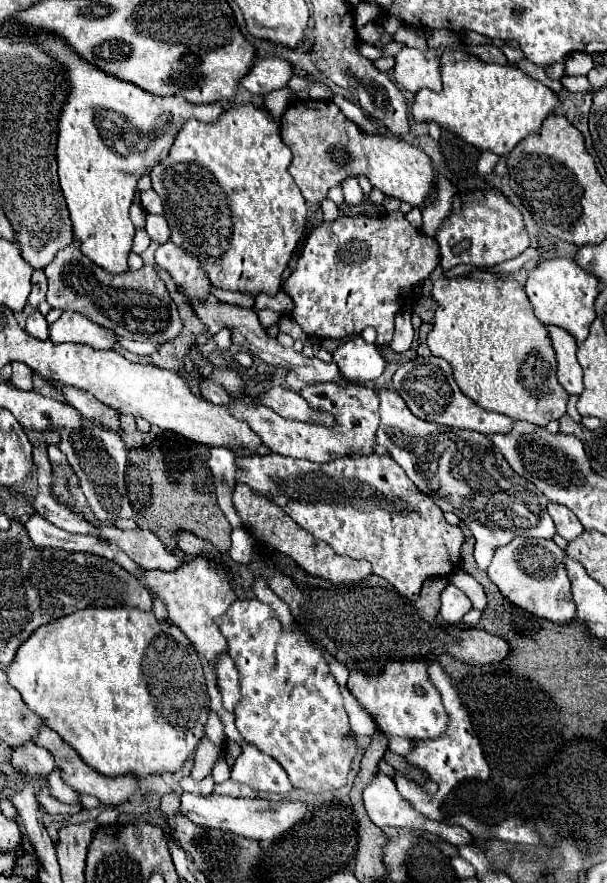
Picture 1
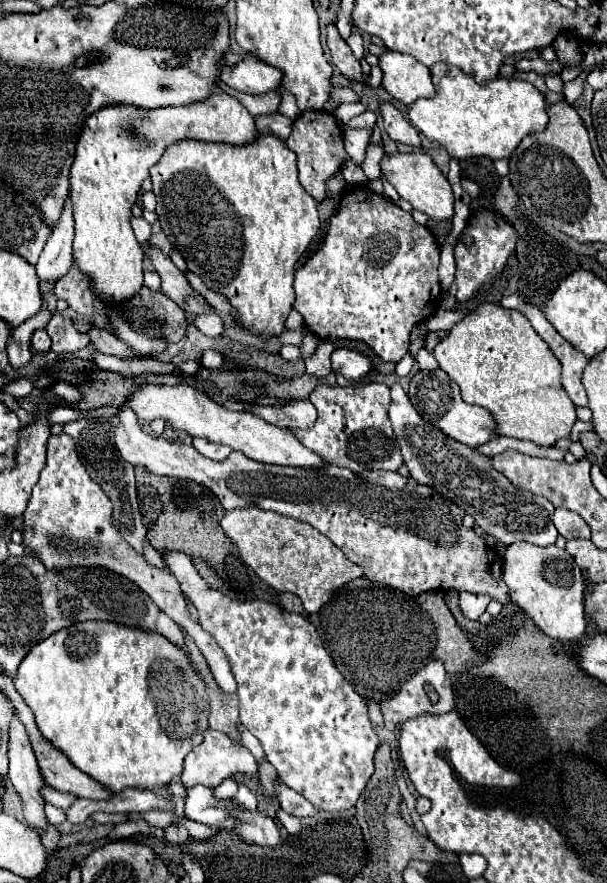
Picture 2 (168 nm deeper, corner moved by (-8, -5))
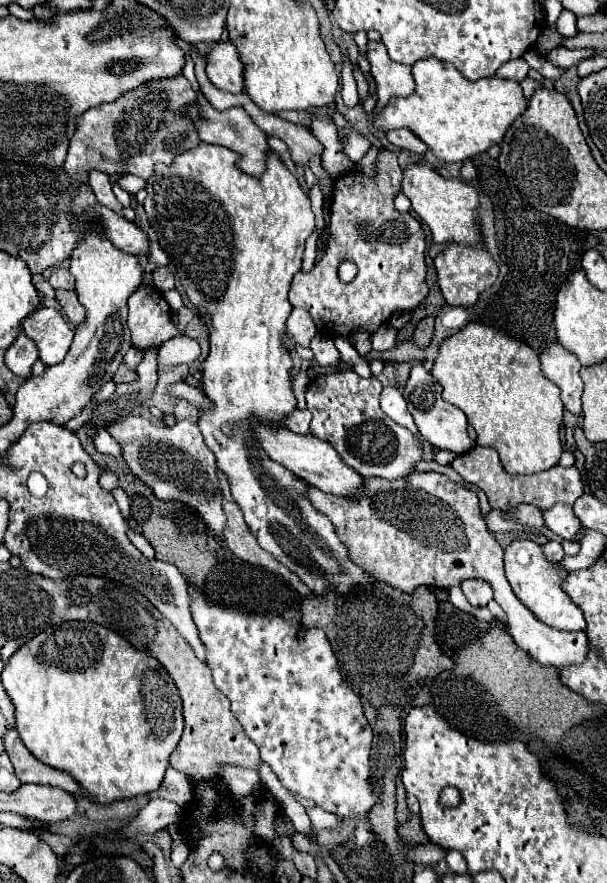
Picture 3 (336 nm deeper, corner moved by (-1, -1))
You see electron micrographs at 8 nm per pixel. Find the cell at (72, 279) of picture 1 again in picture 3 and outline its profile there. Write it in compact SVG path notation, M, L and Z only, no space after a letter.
M55 269L49 277L49 283L53 289L73 289L75 287L75 279L67 269Z

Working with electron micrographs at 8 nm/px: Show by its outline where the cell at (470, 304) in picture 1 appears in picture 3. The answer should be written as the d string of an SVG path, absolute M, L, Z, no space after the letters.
M469 323L457 335L441 343L439 355L435 359L433 377L443 387L443 399L457 405L477 431L477 443L481 447L491 447L499 453L501 465L511 475L533 475L555 467L561 459L561 421L563 421L563 403L559 397L559 387L551 385L547 377L541 375L539 355L525 343L507 337L495 327Z

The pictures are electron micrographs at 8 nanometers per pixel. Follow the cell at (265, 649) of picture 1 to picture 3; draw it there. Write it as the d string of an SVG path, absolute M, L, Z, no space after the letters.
M189 585L189 593L193 599L193 619L207 649L207 665L213 673L213 683L231 701L233 715L259 747L261 759L289 791L315 801L315 805L329 813L341 819L367 815L381 797L381 791L371 779L373 731L363 715L359 697L347 687L339 671L339 661L325 631L293 627L281 617L247 615L231 607L211 605L195 585Z

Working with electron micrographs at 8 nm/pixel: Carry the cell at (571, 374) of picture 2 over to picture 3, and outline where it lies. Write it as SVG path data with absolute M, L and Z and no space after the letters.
M551 343L541 355L541 371L561 389L563 405L569 413L581 415L581 391L583 381L579 377L581 363L579 359L563 349L559 343Z

